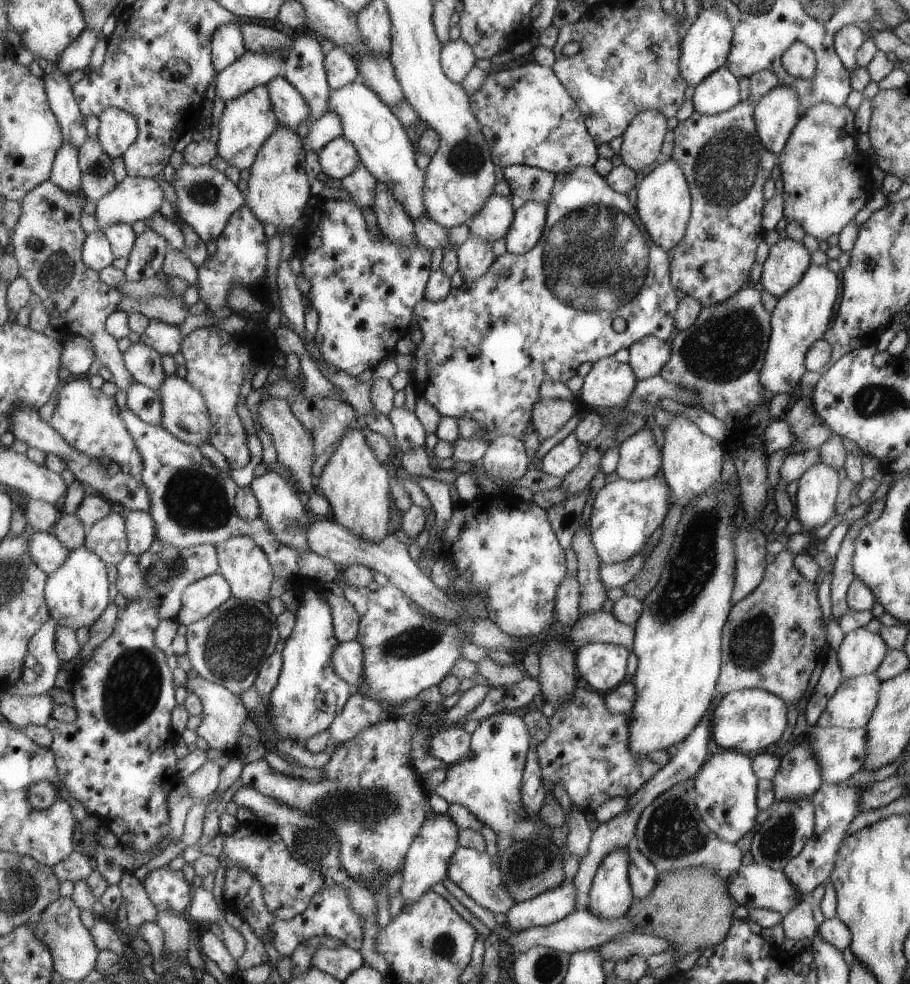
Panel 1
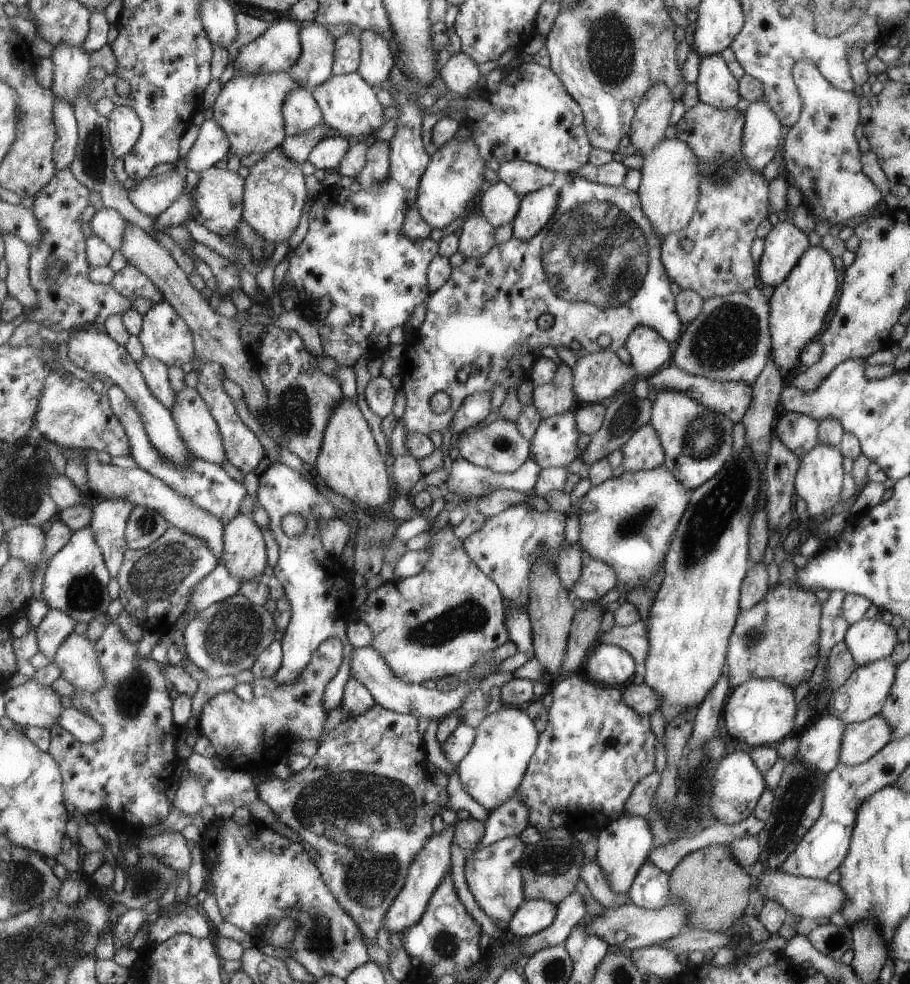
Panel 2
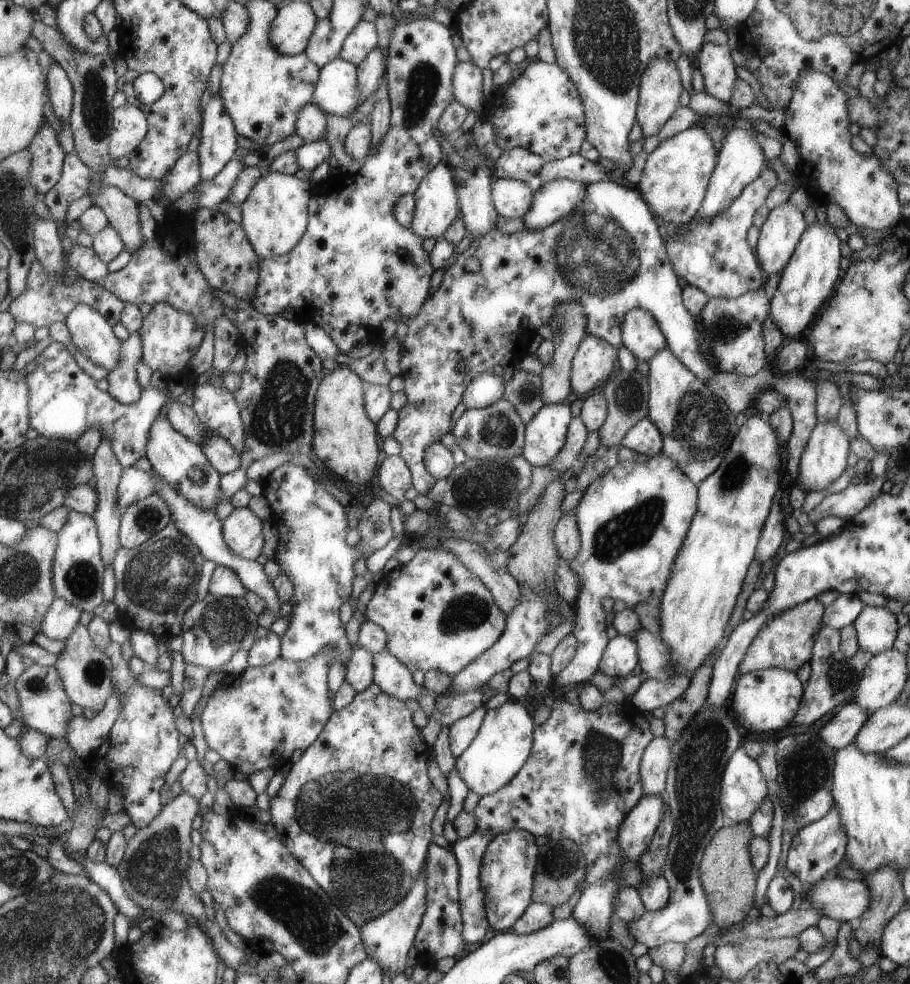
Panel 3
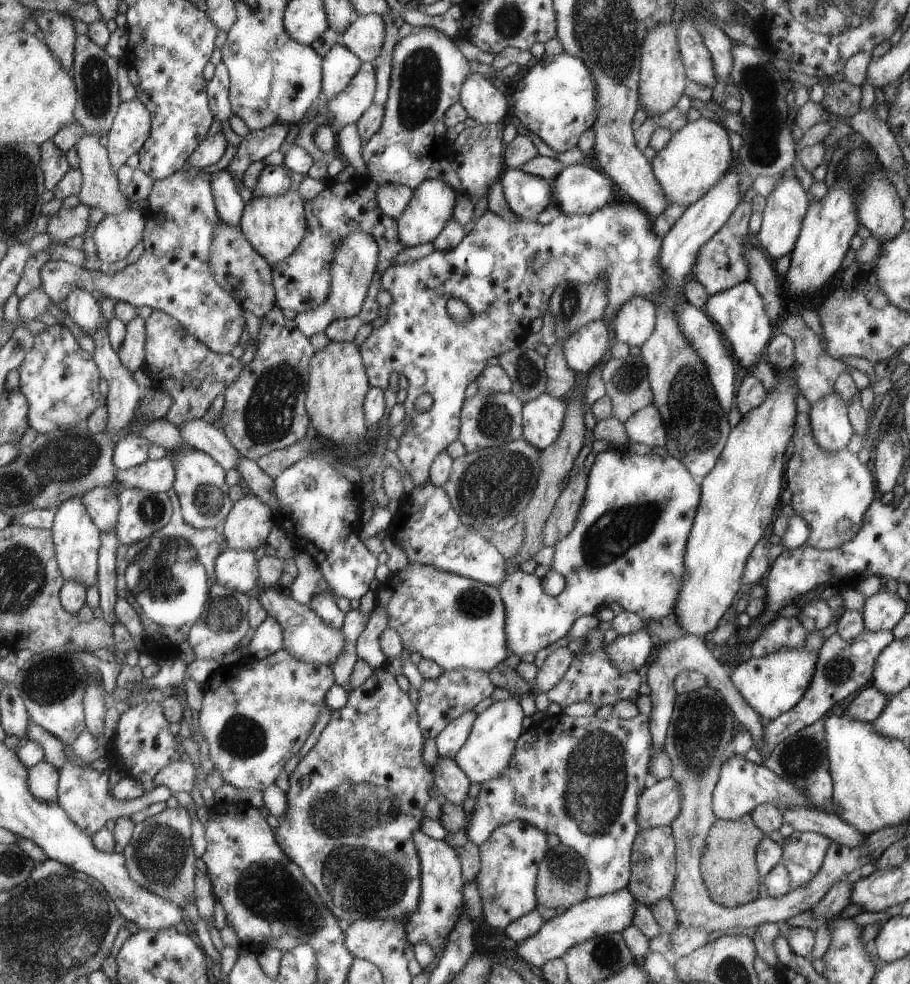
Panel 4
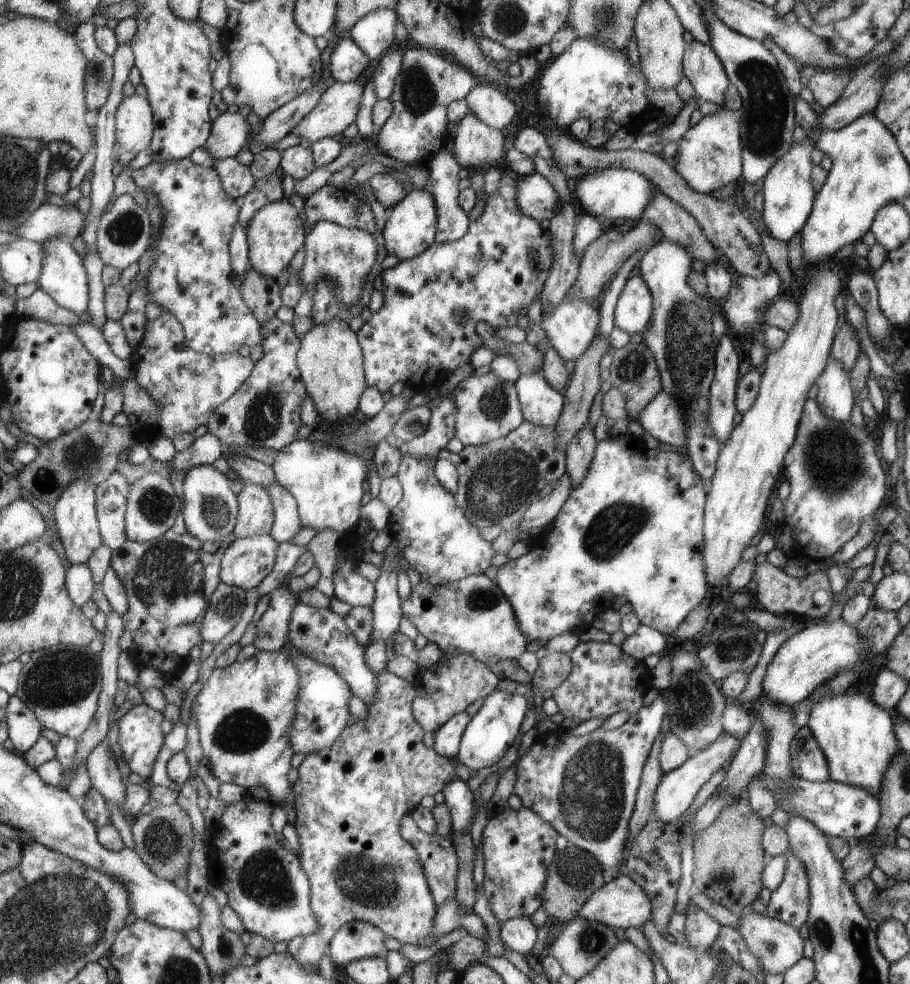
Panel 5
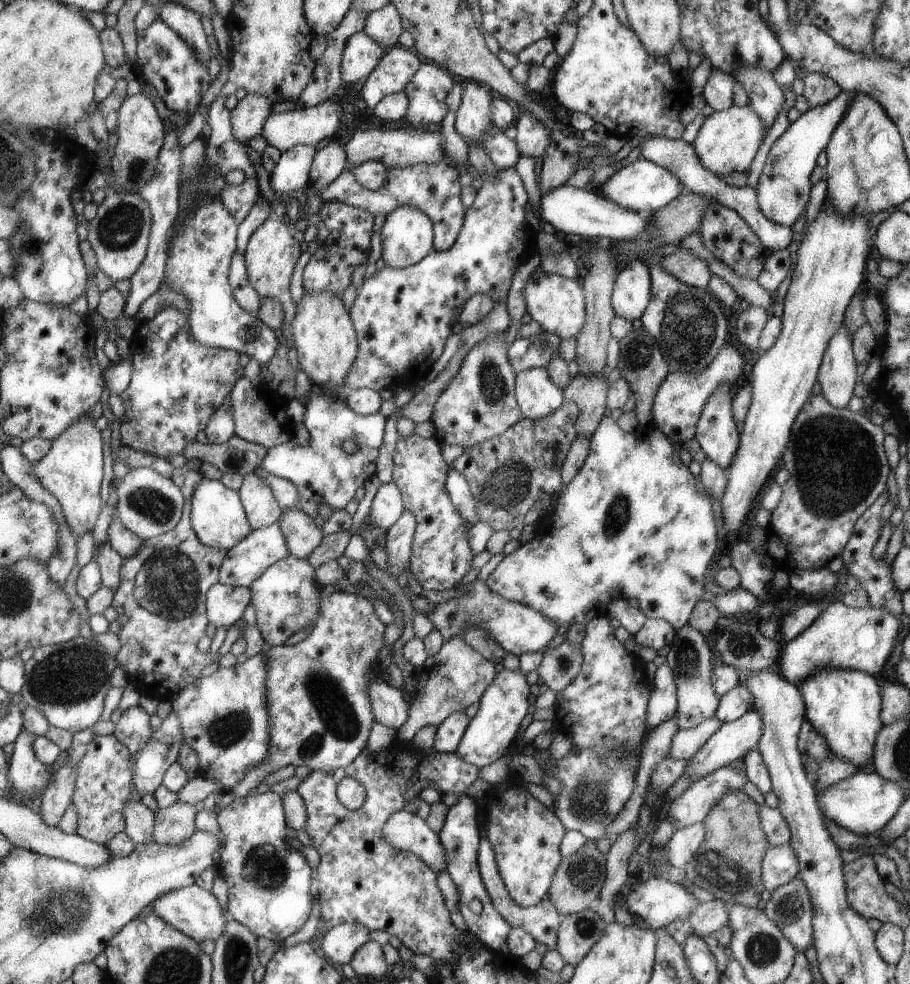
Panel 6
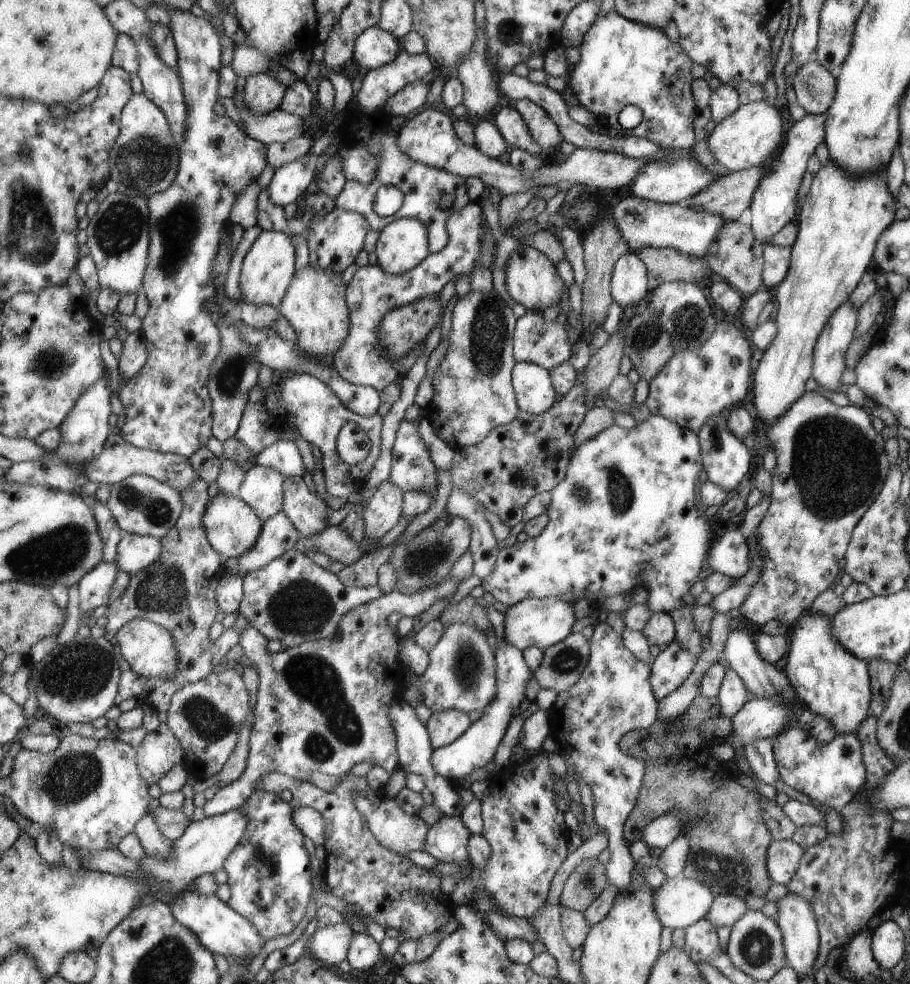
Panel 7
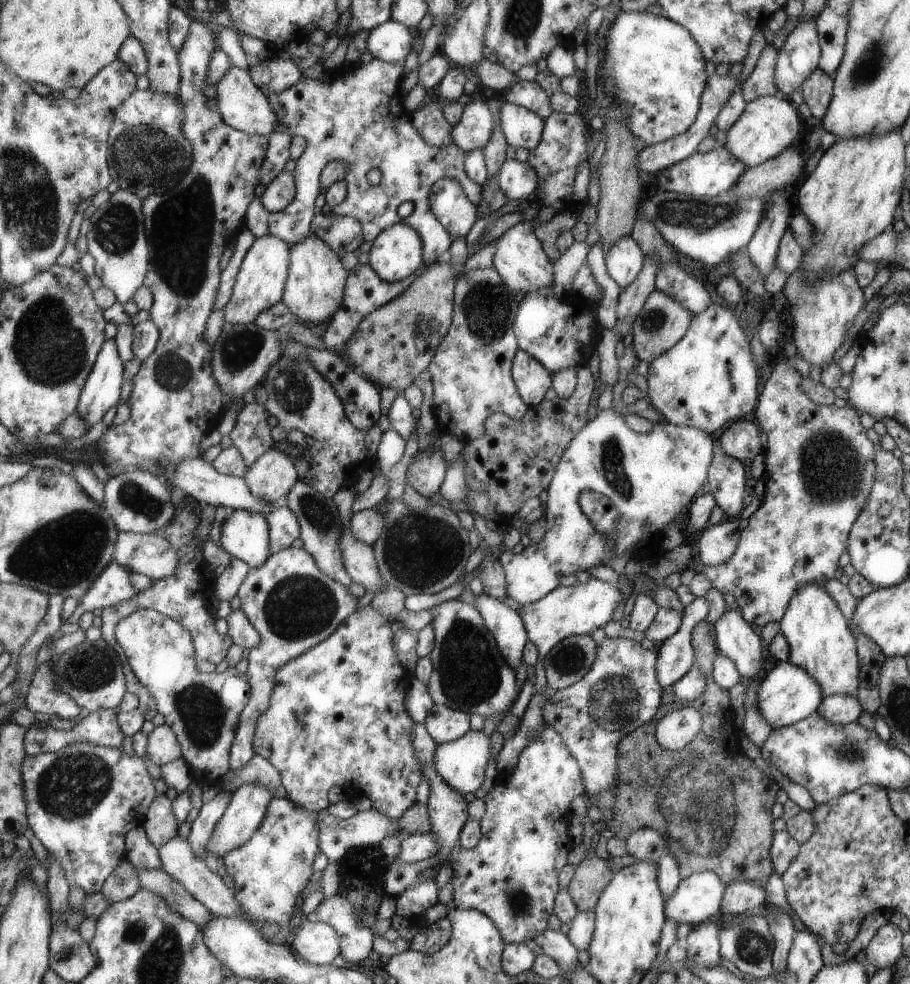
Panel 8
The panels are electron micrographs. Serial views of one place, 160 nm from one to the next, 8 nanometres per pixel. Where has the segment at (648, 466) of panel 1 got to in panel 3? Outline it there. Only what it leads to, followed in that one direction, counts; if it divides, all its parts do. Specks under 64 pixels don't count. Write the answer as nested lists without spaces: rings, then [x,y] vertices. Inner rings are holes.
[[[643,417],[629,428],[620,446],[649,457],[659,455],[662,450],[662,433],[648,417]]]

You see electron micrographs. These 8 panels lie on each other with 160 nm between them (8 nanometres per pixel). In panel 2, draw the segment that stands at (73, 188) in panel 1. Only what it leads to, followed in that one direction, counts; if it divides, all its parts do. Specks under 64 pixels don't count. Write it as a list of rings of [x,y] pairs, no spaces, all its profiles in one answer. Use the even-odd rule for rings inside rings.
[[[56,96],[54,115],[58,130],[54,146],[54,159],[58,171],[62,171],[72,165],[75,160],[80,141],[80,128],[74,106]]]

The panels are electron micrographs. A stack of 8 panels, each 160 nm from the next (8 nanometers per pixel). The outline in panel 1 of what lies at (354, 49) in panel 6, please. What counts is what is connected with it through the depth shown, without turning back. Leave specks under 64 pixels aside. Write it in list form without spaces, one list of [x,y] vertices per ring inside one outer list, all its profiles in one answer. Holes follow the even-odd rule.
[[[356,80],[332,91],[330,110],[341,116],[344,122],[344,135],[359,149],[367,170],[378,181],[387,183],[391,187],[396,199],[414,222],[426,216],[426,207],[422,199],[425,172],[415,165],[413,142],[405,132],[401,120],[391,112],[390,106],[387,106],[373,89]]]

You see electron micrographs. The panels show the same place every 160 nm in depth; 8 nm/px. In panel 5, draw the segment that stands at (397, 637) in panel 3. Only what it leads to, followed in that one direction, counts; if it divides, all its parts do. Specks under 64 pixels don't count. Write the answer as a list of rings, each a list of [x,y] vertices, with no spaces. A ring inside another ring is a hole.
[[[483,573],[469,575],[442,585],[432,585],[425,579],[420,579],[415,586],[412,586],[411,594],[402,602],[402,609],[404,616],[408,617],[417,632],[426,638],[426,642],[436,644],[447,657],[454,653],[467,653],[481,662],[485,662],[488,658],[513,660],[525,651],[525,646],[528,644],[527,636],[518,627],[515,612],[502,593],[502,589]]]

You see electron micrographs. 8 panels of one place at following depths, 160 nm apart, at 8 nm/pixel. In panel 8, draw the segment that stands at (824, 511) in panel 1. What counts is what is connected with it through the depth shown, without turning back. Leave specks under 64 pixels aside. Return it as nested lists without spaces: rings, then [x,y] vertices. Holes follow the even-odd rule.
[[[852,267],[842,272],[835,272],[831,268],[819,274],[819,272],[807,272],[807,268],[795,268],[786,276],[781,293],[789,305],[791,336],[798,348],[798,354],[811,366],[825,369],[825,366],[832,362],[833,352],[842,347],[841,342],[847,328],[853,324],[855,314],[863,306],[863,294],[855,280],[853,269]]]

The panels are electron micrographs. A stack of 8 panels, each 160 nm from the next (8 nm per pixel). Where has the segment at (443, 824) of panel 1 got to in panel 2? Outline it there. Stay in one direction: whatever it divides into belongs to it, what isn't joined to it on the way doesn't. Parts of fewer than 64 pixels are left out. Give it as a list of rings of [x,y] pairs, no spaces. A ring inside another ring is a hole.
[[[445,825],[439,834],[435,833],[430,836],[423,843],[423,846],[419,848],[416,859],[410,866],[407,882],[398,898],[395,899],[393,906],[387,911],[383,922],[389,933],[400,932],[400,935],[403,936],[411,925],[414,925],[422,918],[431,895],[434,894],[438,884],[446,878],[446,874],[450,872],[450,868],[453,865],[453,858],[450,856],[450,846],[453,840],[454,825]]]

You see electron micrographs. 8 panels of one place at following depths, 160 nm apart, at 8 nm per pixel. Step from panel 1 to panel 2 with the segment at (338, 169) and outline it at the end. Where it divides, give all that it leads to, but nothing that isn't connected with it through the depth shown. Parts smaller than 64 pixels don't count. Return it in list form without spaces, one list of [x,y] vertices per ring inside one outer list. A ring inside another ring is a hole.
[[[327,137],[323,139],[310,154],[309,162],[317,169],[323,169],[326,173],[337,172],[343,158],[350,151],[351,144],[345,137]]]

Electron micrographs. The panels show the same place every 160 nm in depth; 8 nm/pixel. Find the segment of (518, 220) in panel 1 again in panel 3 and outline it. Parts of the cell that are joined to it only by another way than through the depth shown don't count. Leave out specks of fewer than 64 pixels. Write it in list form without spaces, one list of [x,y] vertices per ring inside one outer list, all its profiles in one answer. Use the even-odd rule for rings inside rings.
[[[555,179],[537,188],[529,211],[522,216],[525,229],[539,230],[565,216],[586,199],[587,185]]]

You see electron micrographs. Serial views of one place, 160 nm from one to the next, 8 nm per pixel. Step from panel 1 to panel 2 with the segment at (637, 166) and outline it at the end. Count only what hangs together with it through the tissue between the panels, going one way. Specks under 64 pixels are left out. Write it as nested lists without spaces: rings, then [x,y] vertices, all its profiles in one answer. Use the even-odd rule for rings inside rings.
[[[655,83],[642,96],[630,130],[630,144],[640,156],[662,142],[671,108],[673,93],[666,83]]]

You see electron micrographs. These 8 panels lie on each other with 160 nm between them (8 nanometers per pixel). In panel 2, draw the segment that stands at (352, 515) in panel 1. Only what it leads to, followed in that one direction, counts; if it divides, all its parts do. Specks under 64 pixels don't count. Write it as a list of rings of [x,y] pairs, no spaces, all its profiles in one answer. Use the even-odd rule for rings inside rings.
[[[345,396],[336,407],[326,428],[322,451],[318,456],[314,472],[317,472],[333,491],[351,500],[356,510],[362,512],[363,518],[369,508],[379,508],[385,502],[389,502],[389,494],[391,494],[389,468],[383,460],[379,444],[361,408]]]

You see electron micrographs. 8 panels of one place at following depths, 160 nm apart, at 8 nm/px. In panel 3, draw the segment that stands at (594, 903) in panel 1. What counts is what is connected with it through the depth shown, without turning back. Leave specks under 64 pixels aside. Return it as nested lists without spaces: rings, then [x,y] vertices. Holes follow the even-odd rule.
[[[643,795],[622,820],[617,840],[629,863],[637,863],[642,852],[649,847],[650,840],[665,815],[664,799],[660,795]]]

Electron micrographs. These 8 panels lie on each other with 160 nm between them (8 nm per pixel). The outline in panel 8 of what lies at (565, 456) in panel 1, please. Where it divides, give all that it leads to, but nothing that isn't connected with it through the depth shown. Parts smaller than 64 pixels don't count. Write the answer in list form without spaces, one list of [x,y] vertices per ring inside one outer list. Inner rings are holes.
[[[518,350],[511,368],[515,389],[529,406],[542,403],[543,395],[553,384],[553,378],[547,370],[527,352]]]

